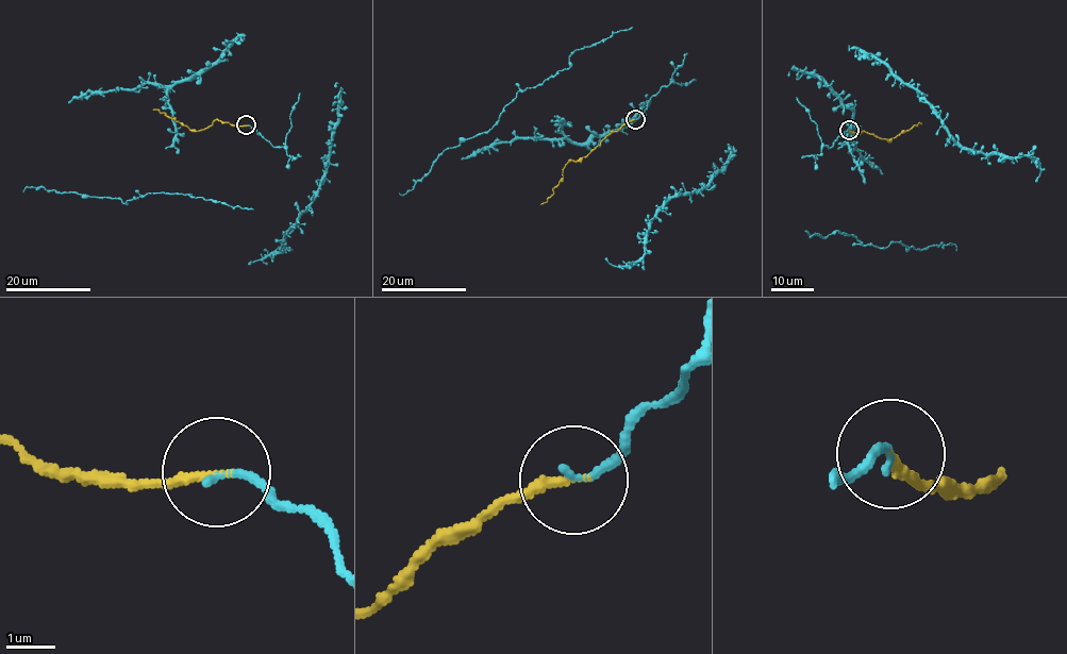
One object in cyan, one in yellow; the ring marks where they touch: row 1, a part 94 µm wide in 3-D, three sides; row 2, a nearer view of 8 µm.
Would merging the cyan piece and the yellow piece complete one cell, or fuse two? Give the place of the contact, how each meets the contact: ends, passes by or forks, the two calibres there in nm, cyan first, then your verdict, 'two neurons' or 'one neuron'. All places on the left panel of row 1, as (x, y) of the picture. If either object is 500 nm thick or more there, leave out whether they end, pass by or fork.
place (246, 124); cyan ends; yellow ends; calibres 150 and 190 nm; one neuron

